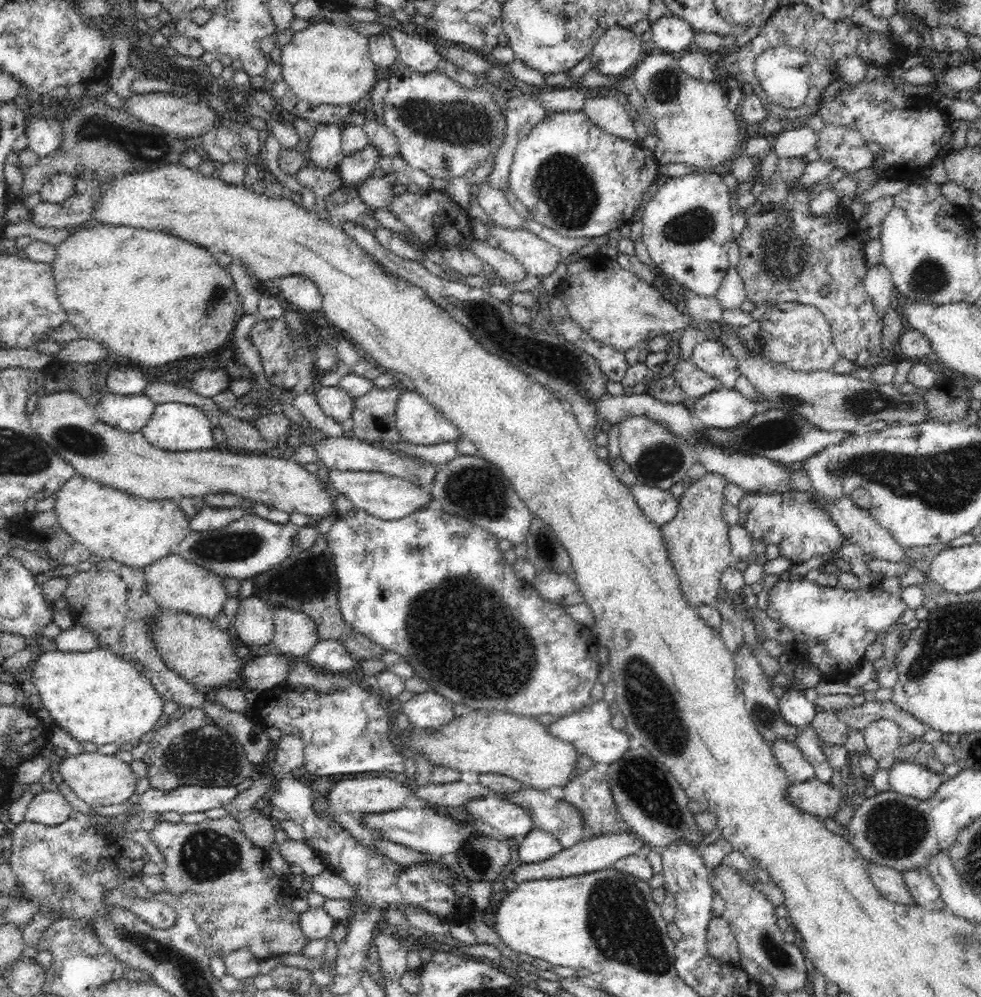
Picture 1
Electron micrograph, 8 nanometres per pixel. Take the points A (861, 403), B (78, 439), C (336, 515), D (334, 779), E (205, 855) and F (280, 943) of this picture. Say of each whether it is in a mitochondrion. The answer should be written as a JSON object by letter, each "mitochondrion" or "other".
{"A":"mitochondrion","B":"mitochondrion","C":"other","D":"other","E":"mitochondrion","F":"other"}

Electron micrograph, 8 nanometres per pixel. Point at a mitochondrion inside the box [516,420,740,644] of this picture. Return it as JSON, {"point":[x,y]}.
{"point":[664,460]}

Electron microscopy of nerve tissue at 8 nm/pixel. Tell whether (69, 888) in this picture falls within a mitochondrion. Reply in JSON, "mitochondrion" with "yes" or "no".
{"mitochondrion":"yes"}

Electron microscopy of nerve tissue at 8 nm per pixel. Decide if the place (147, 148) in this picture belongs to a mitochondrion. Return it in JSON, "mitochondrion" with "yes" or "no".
{"mitochondrion":"yes"}

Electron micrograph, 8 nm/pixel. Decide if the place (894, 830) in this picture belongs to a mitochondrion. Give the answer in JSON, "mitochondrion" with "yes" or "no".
{"mitochondrion":"yes"}

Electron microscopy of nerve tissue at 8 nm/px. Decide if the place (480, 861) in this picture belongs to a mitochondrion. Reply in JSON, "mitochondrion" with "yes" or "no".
{"mitochondrion":"yes"}

